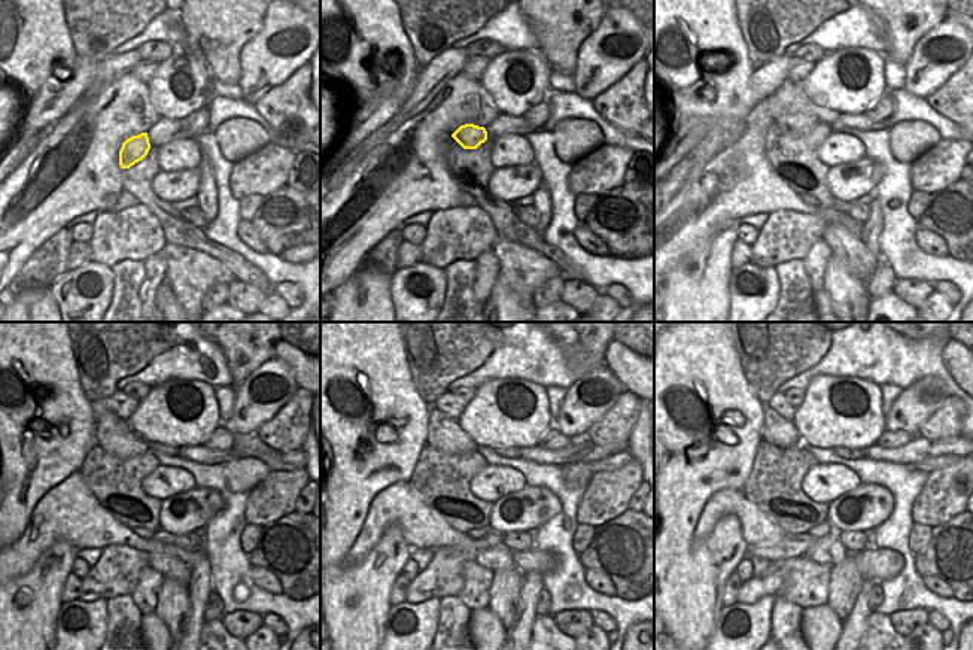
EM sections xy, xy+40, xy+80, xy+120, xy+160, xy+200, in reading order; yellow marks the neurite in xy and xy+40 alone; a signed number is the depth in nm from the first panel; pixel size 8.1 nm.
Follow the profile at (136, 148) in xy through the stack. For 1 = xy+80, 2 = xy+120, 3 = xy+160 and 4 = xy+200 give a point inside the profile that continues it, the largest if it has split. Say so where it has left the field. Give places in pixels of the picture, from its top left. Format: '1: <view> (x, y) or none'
1: xy+80 (797, 124)
2: xy+120 (115, 436)
3: xy+160 (446, 434)
4: xy+200 (777, 430)

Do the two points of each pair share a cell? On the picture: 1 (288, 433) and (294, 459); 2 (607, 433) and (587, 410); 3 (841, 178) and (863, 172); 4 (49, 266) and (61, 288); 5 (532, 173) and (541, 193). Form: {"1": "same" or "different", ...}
{"1": "different", "2": "different", "3": "same", "4": "different", "5": "different"}

